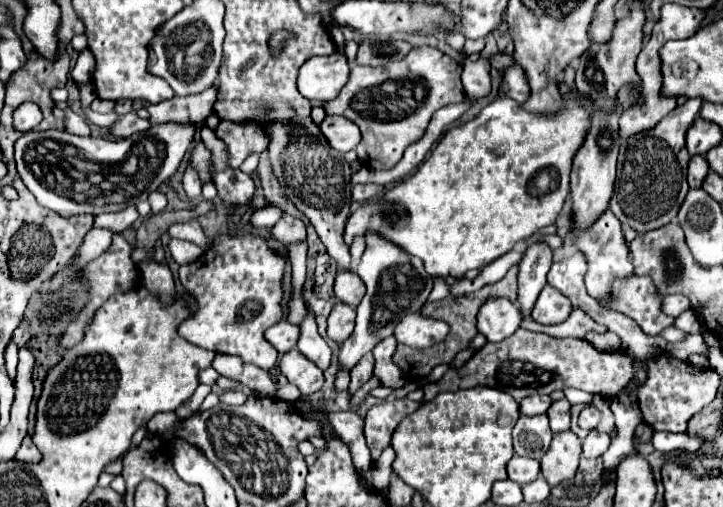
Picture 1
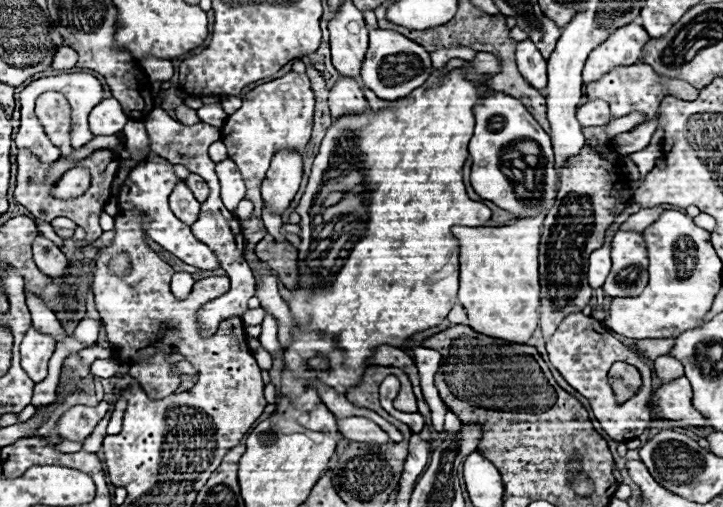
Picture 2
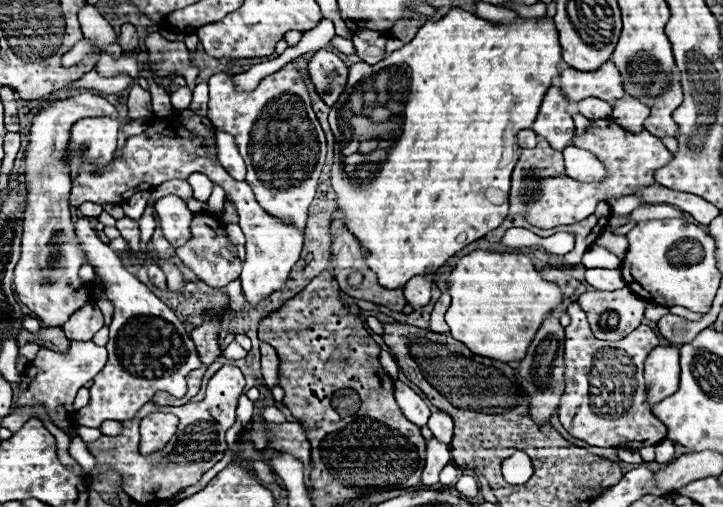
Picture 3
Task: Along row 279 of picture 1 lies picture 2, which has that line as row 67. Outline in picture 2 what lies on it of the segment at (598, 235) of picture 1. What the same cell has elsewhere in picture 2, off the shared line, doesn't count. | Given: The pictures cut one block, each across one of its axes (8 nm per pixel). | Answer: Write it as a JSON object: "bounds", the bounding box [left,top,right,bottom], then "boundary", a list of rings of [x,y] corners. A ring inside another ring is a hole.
{"bounds":[582,22,650,84],"boundary":[[[636,22],[618,28],[614,34],[610,34],[604,44],[594,48],[594,52],[588,56],[582,76],[584,84],[600,80],[606,72],[616,66],[638,64],[642,56],[642,46],[648,40],[650,36],[646,36],[646,30]]]}

